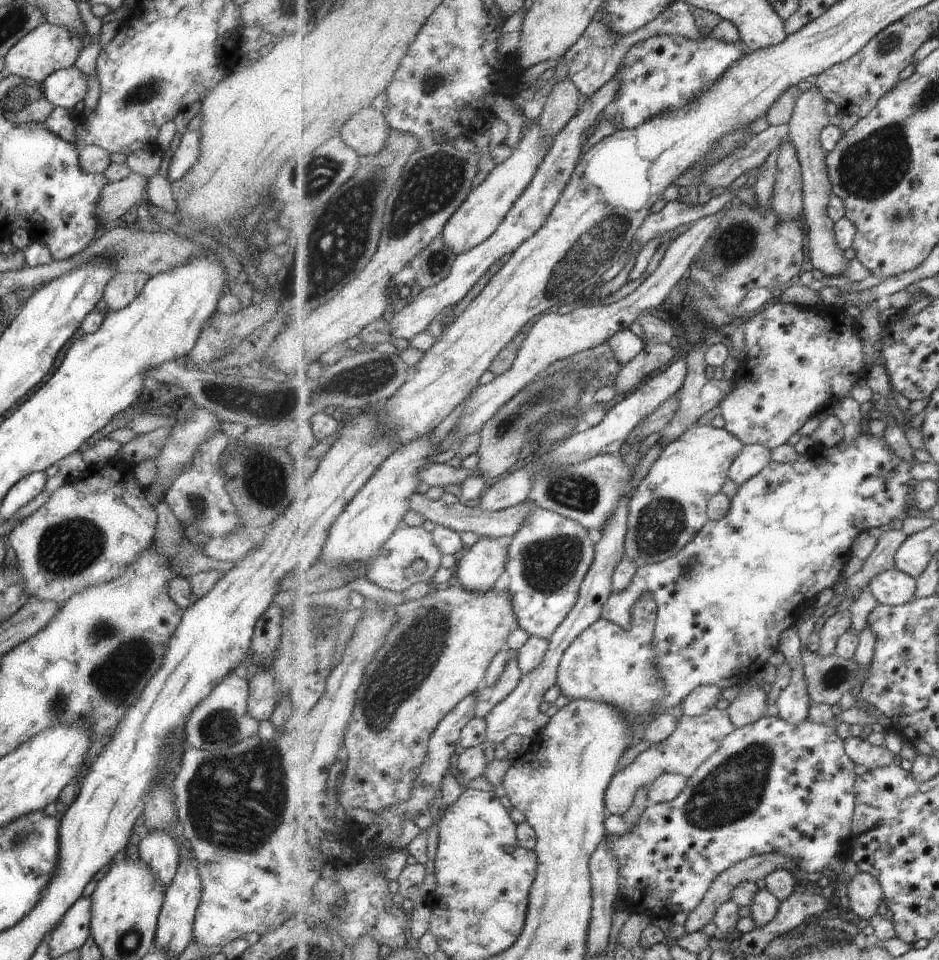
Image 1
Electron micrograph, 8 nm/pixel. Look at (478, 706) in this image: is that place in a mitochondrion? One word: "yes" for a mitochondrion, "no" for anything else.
no

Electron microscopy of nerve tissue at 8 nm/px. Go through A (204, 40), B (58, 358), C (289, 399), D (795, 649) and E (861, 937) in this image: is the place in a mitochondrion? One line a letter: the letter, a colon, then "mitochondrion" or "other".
A: other
B: other
C: mitochondrion
D: other
E: other

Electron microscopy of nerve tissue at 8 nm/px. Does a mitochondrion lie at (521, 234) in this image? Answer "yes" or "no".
no

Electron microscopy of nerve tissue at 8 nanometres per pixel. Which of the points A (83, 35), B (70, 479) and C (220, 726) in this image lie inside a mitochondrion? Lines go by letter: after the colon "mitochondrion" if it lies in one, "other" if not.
A: other
B: other
C: mitochondrion

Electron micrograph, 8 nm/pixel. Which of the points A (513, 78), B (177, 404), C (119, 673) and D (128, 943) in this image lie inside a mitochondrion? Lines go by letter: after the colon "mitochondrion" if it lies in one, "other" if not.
A: other
B: other
C: mitochondrion
D: mitochondrion

